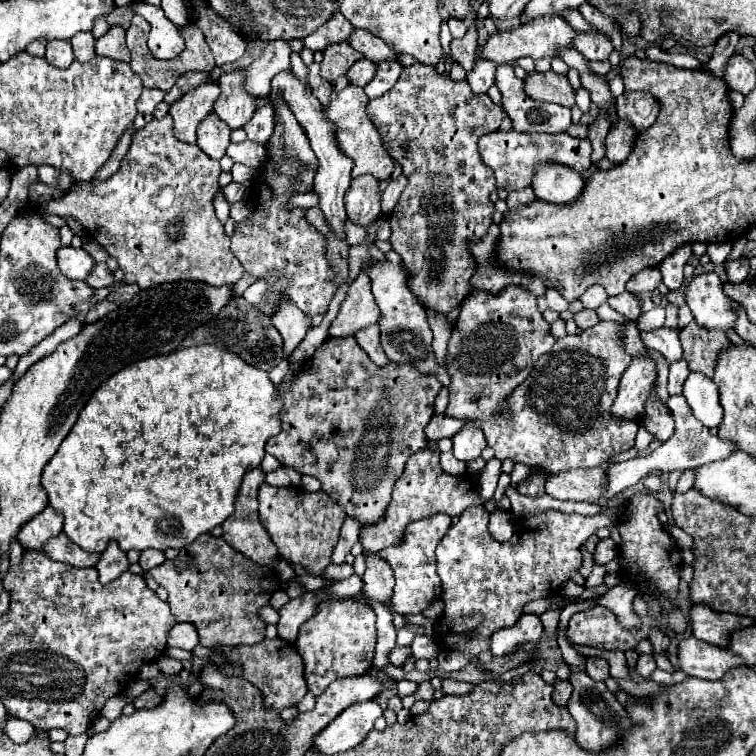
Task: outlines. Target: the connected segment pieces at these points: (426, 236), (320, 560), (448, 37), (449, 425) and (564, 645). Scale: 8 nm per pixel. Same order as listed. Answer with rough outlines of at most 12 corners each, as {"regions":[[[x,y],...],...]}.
{"regions":[[[416,62],[366,114],[408,184],[390,242],[424,306],[470,294],[504,110]],[[258,488],[280,558],[322,576],[346,512],[326,492]],[[447,17],[442,20],[440,42],[443,51],[453,64],[450,43],[453,37],[447,25]],[[434,414],[426,438],[454,438],[470,420]],[[558,632],[558,646],[562,658],[572,668],[584,664],[584,656],[578,654],[564,634]]]}

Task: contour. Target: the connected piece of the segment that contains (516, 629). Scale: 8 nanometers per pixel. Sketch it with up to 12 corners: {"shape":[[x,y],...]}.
{"shape":[[536,614],[492,634],[492,654],[510,656],[544,634]]}

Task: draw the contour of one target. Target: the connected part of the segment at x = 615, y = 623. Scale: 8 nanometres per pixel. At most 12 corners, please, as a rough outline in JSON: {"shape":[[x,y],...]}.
{"shape":[[648,604],[634,612],[642,626],[628,630],[604,606],[570,618],[568,638],[580,646],[632,650],[648,638]]}

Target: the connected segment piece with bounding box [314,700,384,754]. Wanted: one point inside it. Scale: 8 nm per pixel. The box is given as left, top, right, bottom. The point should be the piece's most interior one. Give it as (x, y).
(350, 728)

